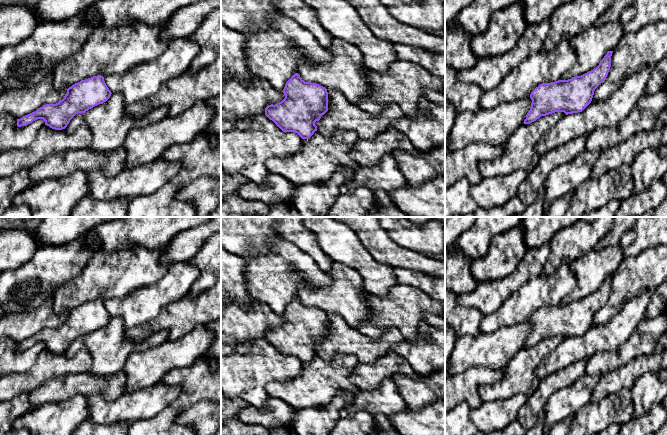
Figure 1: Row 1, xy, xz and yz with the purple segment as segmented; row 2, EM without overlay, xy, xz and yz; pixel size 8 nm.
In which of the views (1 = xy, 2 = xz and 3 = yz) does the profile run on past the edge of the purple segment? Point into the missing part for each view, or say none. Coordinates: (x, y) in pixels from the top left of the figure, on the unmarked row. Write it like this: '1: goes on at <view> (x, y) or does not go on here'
1: does not go on here
2: does not go on here
3: does not go on here

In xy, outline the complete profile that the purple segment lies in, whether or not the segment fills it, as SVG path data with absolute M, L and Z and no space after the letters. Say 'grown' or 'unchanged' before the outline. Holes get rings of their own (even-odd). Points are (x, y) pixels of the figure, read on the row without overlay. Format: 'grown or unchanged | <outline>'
unchanged | M101 299L81 304L69 311L64 322L58 327L43 329L35 336L17 343L17 350L26 350L37 343L43 343L45 349L52 353L65 353L76 338L85 337L103 328L111 318Z

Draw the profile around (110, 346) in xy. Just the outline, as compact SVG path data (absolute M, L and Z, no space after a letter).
M112 317L103 328L99 328L85 337L76 338L65 352L66 357L73 357L85 347L91 357L89 373L104 377L123 369L128 357L134 352L143 352L168 340L168 332L158 331L147 338L130 340L120 317Z

